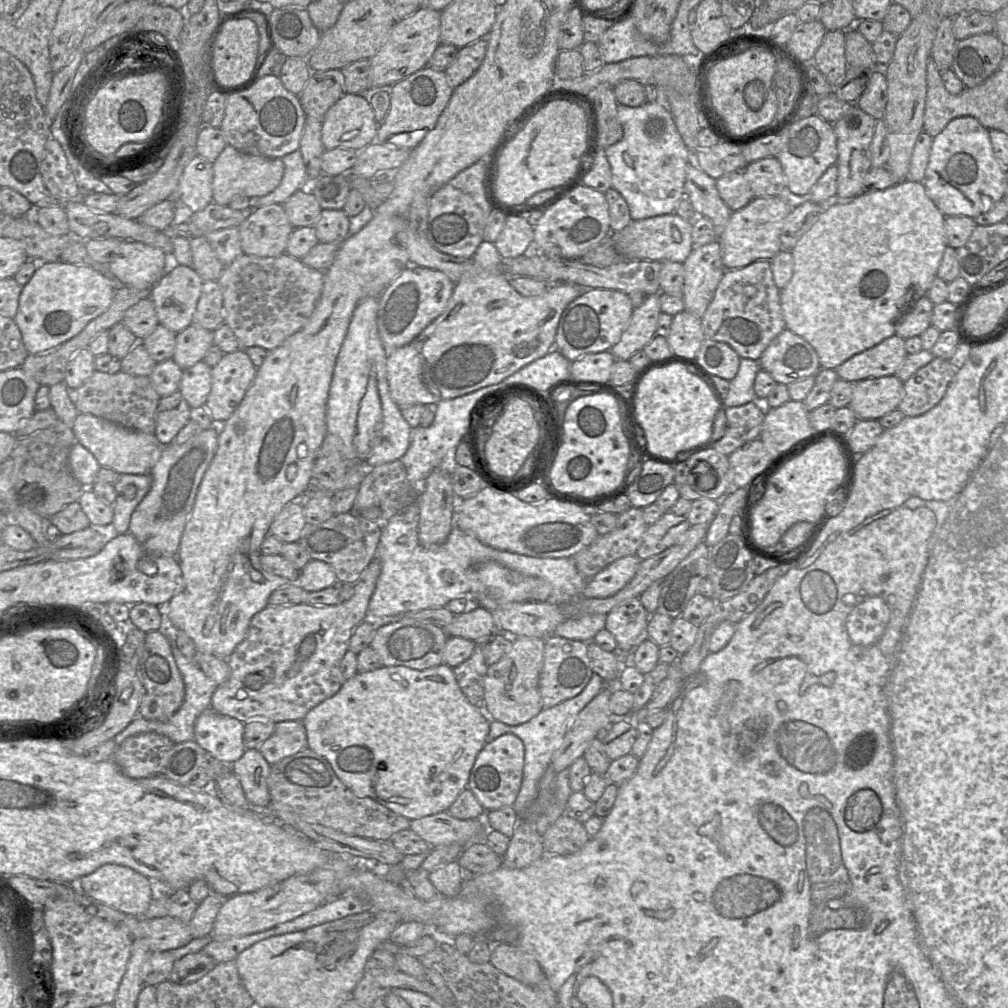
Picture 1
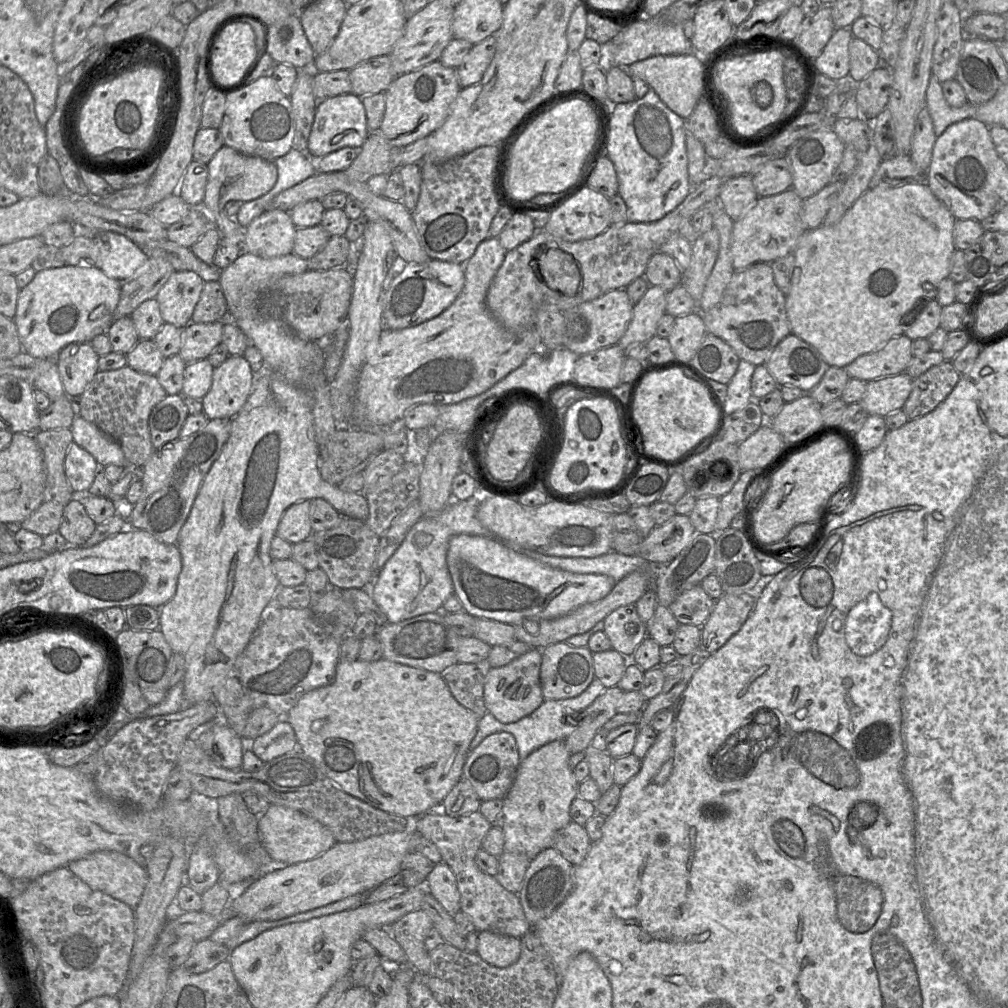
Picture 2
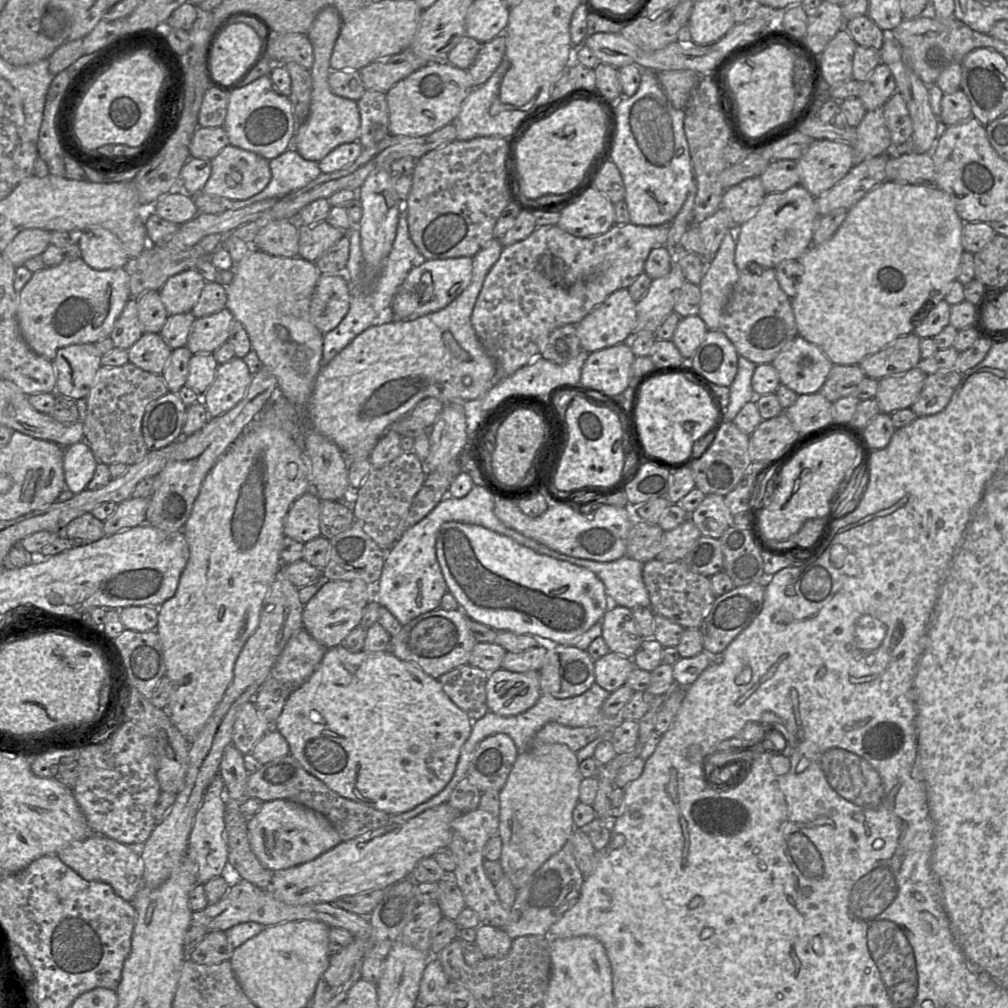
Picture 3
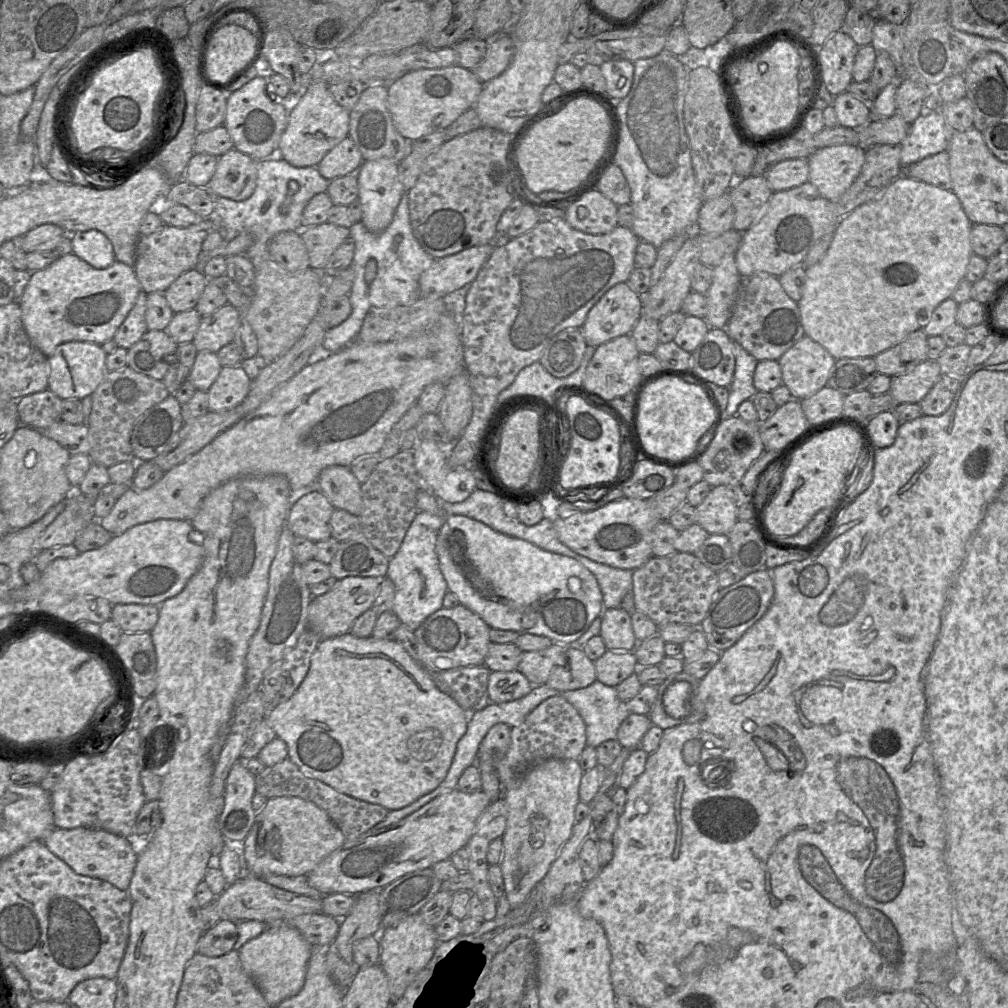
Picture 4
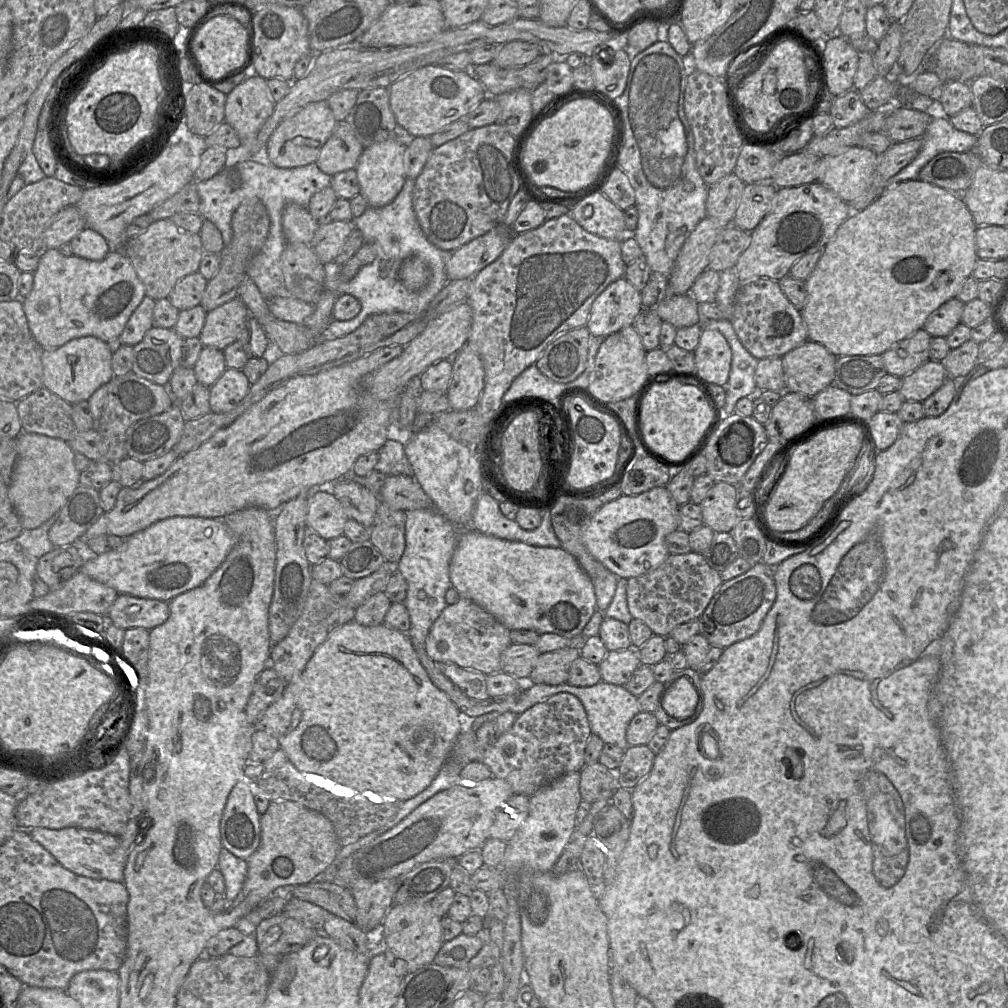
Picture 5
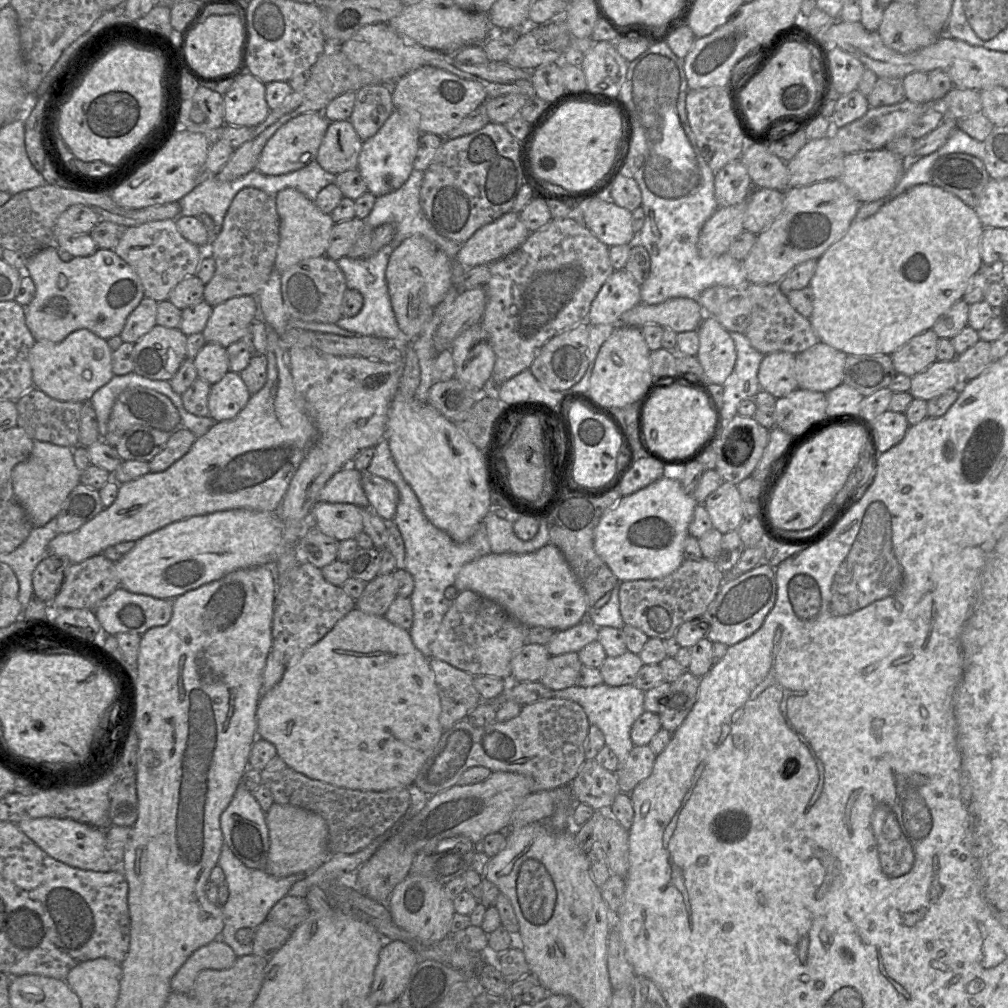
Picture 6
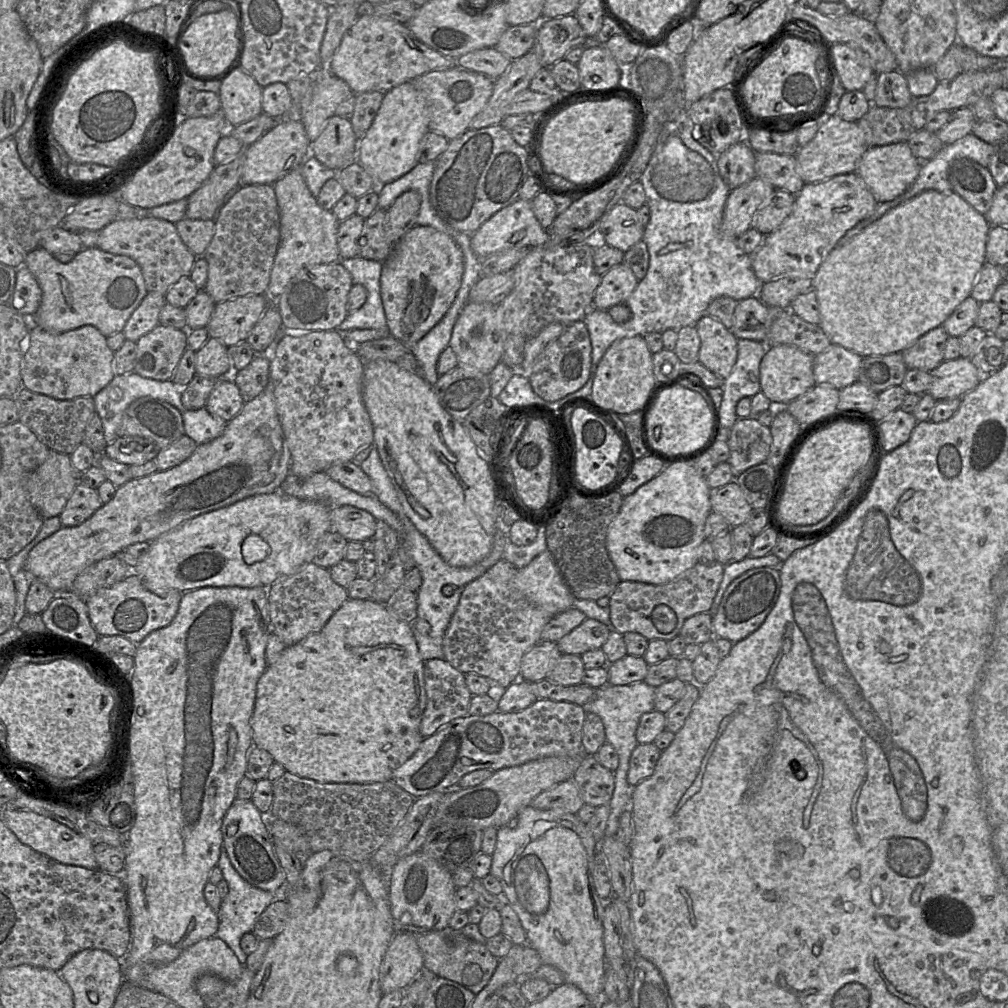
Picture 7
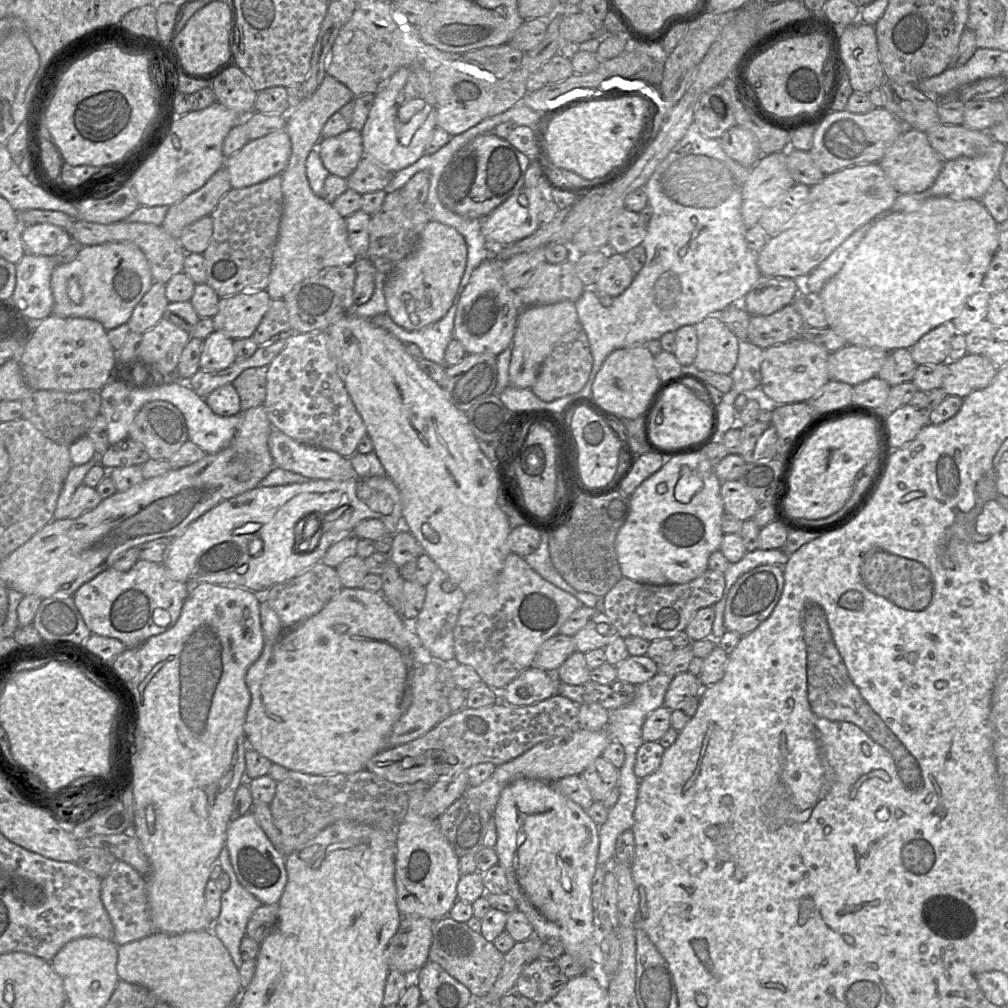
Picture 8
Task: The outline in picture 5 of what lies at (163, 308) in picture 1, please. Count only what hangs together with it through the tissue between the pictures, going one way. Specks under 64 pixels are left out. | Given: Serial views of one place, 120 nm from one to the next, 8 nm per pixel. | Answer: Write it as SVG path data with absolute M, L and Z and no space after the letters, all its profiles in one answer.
M199 271L186 275L175 284L167 299L179 311L198 306L207 282Z

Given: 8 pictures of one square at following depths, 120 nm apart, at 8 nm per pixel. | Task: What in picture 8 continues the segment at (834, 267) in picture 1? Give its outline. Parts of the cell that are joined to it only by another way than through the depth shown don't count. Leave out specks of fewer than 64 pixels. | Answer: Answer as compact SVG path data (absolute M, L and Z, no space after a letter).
M930 197L915 212L892 214L884 219L876 220L866 236L849 255L840 271L828 280L820 293L818 293L828 321L828 327L843 337L848 345L879 348L883 351L893 351L900 348L909 349L923 335L945 322L951 322L958 316L967 299L981 290L985 273L998 250L998 224L993 220L980 200L965 199L956 201L946 197Z

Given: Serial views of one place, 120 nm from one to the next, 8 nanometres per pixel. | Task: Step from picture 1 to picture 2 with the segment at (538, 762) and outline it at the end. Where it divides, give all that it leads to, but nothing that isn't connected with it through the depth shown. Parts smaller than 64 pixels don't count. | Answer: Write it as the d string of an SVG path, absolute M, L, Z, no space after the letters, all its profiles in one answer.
M595 677L586 690L580 695L568 699L544 700L543 703L530 715L513 723L502 723L491 713L487 712L481 719L479 719L477 733L470 743L469 753L487 736L498 732L508 732L515 737L519 752L519 761L521 763L529 754L541 746L555 740L564 741L577 728L581 713L583 713L598 696L603 694L605 690L606 688L600 680Z

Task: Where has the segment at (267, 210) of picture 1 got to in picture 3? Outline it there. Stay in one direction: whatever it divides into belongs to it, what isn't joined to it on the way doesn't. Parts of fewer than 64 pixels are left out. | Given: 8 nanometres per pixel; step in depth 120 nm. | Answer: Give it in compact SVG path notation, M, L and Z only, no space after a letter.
M289 219L272 220L262 227L252 241L254 249L274 256L299 256L298 221Z

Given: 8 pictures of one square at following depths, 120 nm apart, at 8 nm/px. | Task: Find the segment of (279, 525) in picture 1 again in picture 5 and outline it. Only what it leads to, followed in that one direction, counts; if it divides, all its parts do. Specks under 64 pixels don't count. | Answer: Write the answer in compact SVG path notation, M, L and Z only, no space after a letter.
M328 488L316 489L309 494L307 527L327 541L343 535L348 517L339 500Z

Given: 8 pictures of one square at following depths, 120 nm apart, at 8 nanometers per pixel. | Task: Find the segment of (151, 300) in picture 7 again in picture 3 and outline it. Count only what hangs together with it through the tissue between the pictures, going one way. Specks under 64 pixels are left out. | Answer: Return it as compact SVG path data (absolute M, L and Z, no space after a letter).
M130 298L109 336L116 348L129 349L143 334L138 318L137 298Z

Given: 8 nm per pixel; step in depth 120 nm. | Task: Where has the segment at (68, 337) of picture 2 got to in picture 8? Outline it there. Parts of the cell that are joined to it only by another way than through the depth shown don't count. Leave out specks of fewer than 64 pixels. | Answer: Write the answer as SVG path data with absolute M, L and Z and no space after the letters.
M111 242L81 246L77 256L67 264L58 264L50 279L54 299L52 315L61 318L87 318L100 322L109 331L128 322L136 305L150 289L154 280L142 250L131 242Z

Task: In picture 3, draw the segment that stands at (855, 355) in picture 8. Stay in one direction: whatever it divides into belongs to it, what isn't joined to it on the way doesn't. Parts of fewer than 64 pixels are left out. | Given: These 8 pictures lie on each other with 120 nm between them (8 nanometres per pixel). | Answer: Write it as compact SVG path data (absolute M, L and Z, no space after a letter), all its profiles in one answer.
M799 335L782 348L771 364L778 372L780 383L798 395L818 393L834 365L819 347Z

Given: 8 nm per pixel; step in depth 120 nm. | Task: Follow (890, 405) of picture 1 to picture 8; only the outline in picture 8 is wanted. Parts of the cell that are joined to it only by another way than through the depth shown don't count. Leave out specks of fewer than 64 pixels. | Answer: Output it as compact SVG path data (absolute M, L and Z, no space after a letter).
M966 354L957 361L947 361L947 374L942 388L948 396L961 398L986 388L994 380L998 368L984 354Z

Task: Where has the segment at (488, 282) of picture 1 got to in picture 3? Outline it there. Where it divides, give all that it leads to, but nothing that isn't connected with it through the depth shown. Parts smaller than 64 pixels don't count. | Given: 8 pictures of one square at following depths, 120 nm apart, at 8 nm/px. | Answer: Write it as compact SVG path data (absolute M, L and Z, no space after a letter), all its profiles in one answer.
M493 237L473 256L470 284L446 307L411 320L382 319L357 335L322 366L306 408L305 427L326 436L343 454L357 451L371 453L390 425L409 415L415 405L426 397L436 397L444 404L464 404L482 398L495 384L496 367L474 331L471 314L483 281L502 249L498 238Z

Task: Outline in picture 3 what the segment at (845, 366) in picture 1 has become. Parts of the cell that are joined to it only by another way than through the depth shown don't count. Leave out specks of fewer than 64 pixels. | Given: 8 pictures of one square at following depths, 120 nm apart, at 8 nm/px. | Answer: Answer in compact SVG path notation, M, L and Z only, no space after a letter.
M915 333L903 335L878 352L864 358L858 365L866 377L873 379L903 374L918 367L921 360L920 341L921 338Z

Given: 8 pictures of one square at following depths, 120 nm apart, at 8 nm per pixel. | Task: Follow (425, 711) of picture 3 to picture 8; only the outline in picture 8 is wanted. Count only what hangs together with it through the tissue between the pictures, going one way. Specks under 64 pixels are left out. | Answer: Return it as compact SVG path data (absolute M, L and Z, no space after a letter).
M343 587L320 612L287 630L275 642L266 642L260 657L250 666L245 678L251 695L244 724L249 747L268 758L272 763L279 764L288 770L307 774L354 773L366 769L367 762L374 755L388 748L388 737L393 726L410 705L410 680L414 664L424 663L430 658L412 624L413 622L408 622L403 618L382 593L371 592L363 588Z

